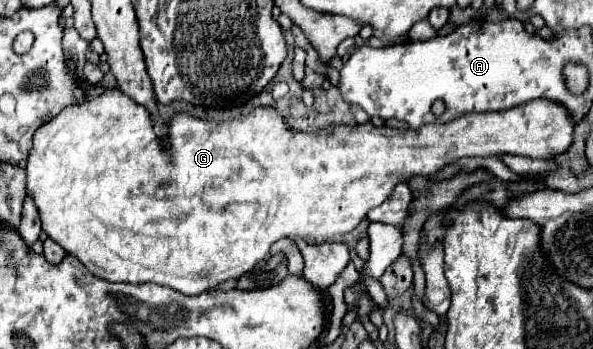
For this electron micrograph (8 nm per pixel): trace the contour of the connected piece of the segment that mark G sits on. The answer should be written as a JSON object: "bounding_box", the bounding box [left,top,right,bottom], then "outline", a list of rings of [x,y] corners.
{"bounding_box":[27,87,577,295],"outline":[[[105,87],[101,95],[89,97],[83,103],[75,103],[65,107],[55,119],[41,125],[33,135],[33,147],[29,151],[29,163],[27,163],[27,193],[35,197],[35,205],[39,209],[43,229],[45,233],[57,241],[69,255],[75,255],[93,275],[113,281],[113,283],[157,283],[163,287],[171,287],[173,291],[185,293],[185,295],[197,295],[207,289],[213,289],[217,283],[235,279],[243,275],[245,271],[251,271],[259,261],[265,259],[271,245],[279,239],[291,239],[291,241],[313,241],[323,243],[335,235],[351,233],[367,215],[369,209],[381,205],[393,191],[393,187],[401,181],[405,181],[411,175],[423,175],[429,177],[443,167],[451,165],[453,161],[461,157],[493,157],[493,155],[523,155],[531,159],[551,159],[555,155],[567,153],[573,145],[573,131],[577,123],[573,123],[573,115],[561,107],[561,103],[553,103],[547,99],[537,99],[507,111],[489,111],[489,113],[469,113],[461,115],[449,123],[431,123],[417,131],[407,129],[391,129],[391,127],[375,127],[373,123],[365,125],[337,125],[333,129],[325,127],[317,133],[303,133],[295,131],[287,125],[285,117],[275,107],[257,107],[247,115],[241,115],[231,121],[215,123],[211,119],[195,117],[187,111],[177,111],[167,123],[167,137],[161,139],[155,135],[155,119],[153,115],[139,103],[135,103],[129,95],[119,91],[117,87]]]}

